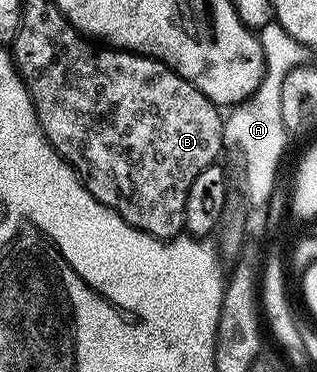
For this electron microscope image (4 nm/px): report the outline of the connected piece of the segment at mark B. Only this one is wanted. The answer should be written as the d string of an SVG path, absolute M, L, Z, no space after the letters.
M74 26L65 28L53 36L51 54L47 62L43 62L41 66L35 66L33 72L19 72L19 77L23 79L27 90L31 93L31 103L35 105L35 115L39 121L39 127L43 130L43 135L50 140L51 147L74 168L83 187L98 202L105 204L110 210L115 210L133 228L152 234L155 238L174 240L184 233L185 200L189 196L189 188L193 188L193 180L197 180L197 172L216 165L220 161L219 154L224 153L222 134L225 118L220 107L209 101L191 82L186 82L180 74L176 74L170 66L166 66L158 58L96 44L92 39L80 34Z

